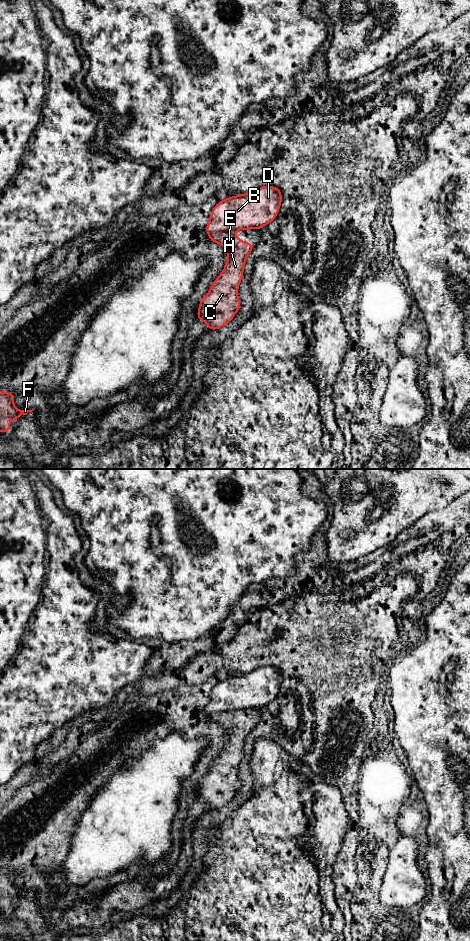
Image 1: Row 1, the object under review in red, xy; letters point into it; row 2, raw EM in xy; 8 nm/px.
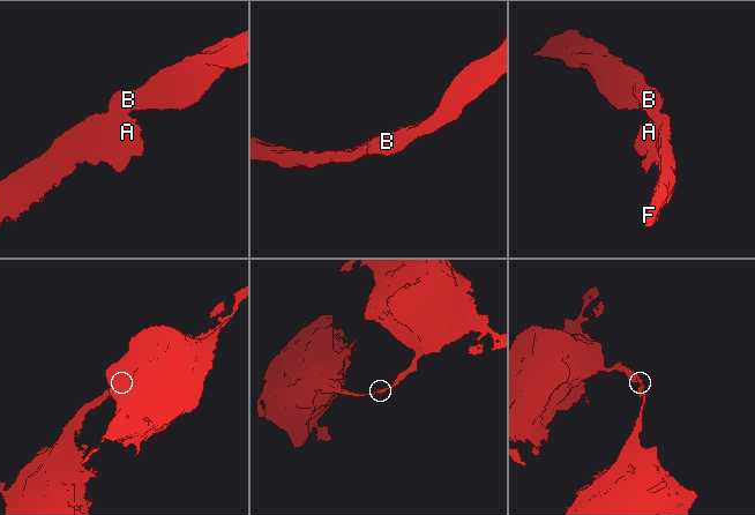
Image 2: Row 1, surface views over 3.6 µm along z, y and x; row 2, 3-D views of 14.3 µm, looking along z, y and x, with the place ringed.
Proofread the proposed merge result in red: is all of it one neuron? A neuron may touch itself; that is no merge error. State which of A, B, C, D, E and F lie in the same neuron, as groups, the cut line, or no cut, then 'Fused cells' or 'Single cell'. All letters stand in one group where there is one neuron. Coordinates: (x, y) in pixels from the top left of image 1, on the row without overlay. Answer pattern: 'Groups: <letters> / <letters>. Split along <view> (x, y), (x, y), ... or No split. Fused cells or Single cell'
Groups: A C E F / B D. Split along xy (233, 710), (211, 713), (209, 715). Fused cells

